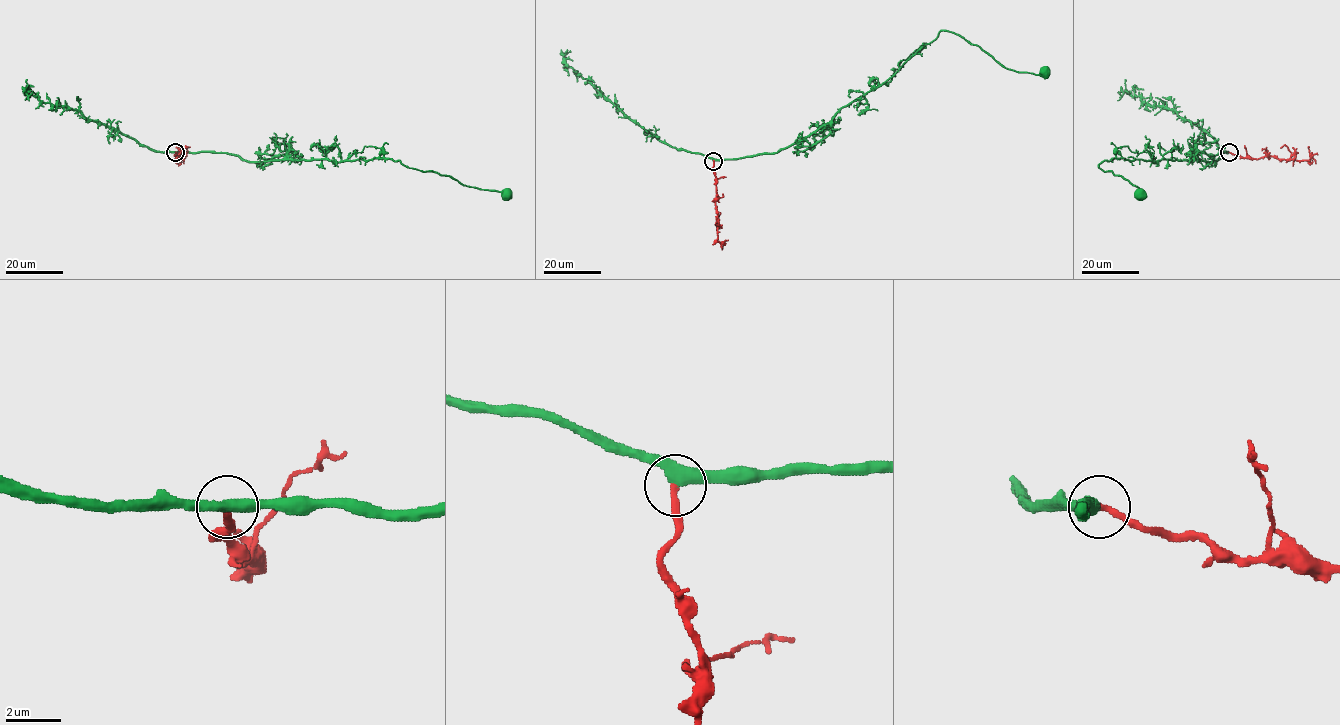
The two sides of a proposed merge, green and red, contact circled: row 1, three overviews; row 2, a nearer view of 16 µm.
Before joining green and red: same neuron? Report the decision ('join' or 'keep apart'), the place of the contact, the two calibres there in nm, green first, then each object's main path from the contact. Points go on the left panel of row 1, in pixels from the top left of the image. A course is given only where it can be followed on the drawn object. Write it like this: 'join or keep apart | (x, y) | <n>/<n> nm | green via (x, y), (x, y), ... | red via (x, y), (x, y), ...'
join | (175, 152) | 400/240 nm | green via (175, 152), (228, 153), (250, 161), (389, 158), (450, 176), (468, 186), (507, 195) | red via (175, 152), (174, 155), (179, 160), (190, 147)

